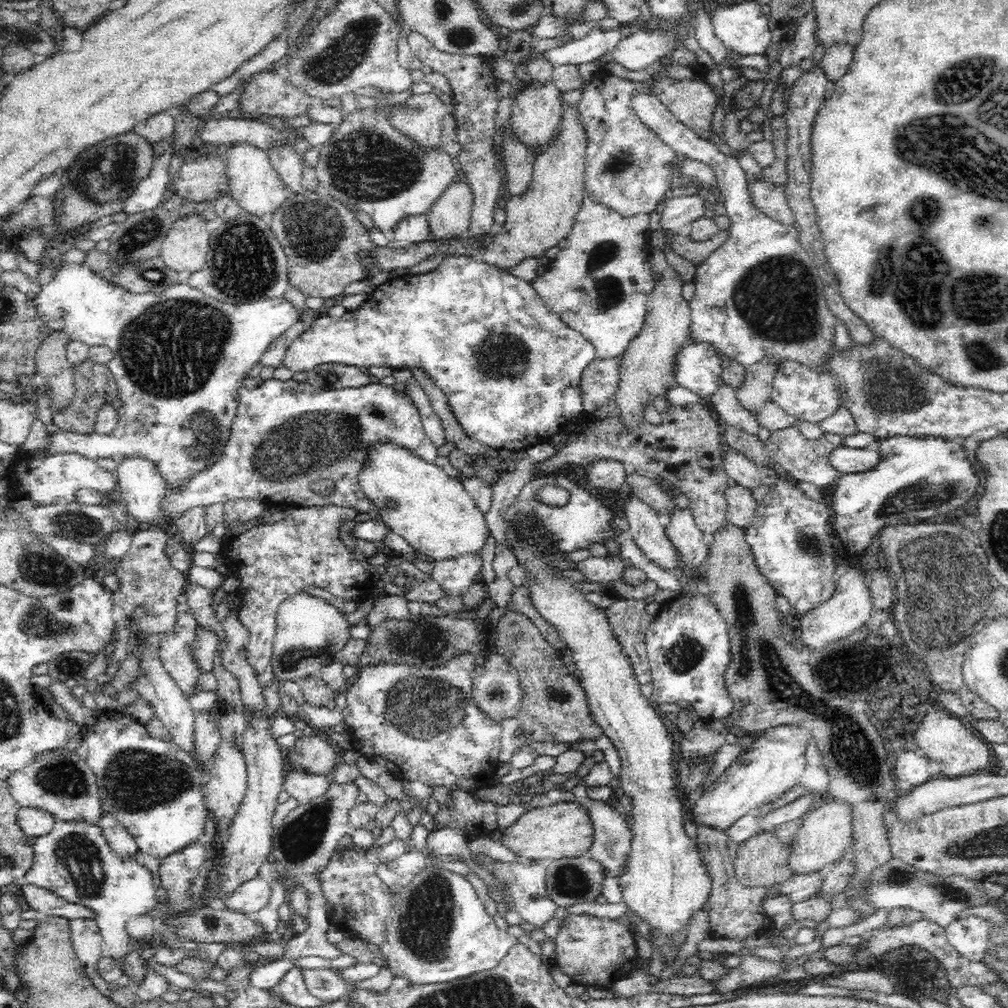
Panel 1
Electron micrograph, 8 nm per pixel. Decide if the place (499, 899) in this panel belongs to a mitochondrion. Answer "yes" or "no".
no

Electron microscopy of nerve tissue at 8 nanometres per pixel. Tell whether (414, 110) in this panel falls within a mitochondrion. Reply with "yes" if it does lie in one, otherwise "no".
yes

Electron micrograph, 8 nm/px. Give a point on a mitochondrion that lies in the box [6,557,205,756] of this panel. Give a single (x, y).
(42, 620)

